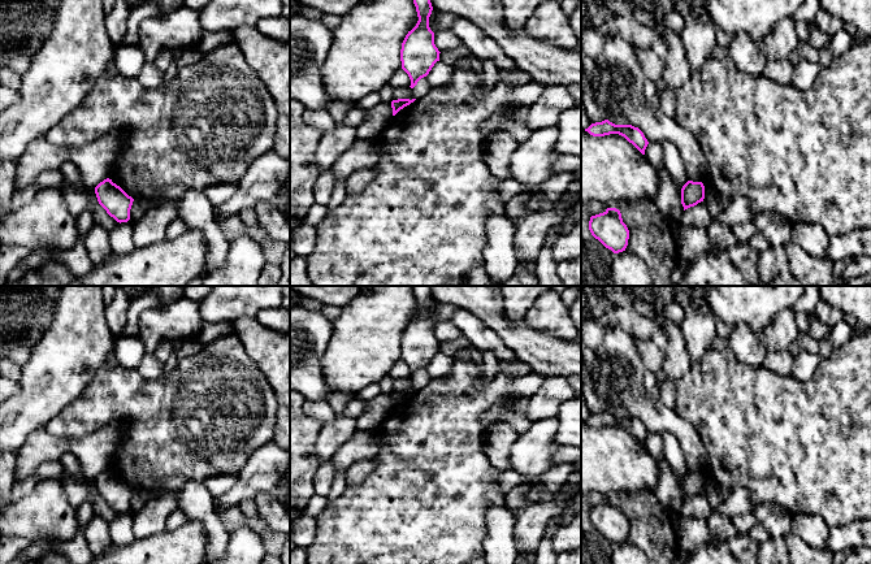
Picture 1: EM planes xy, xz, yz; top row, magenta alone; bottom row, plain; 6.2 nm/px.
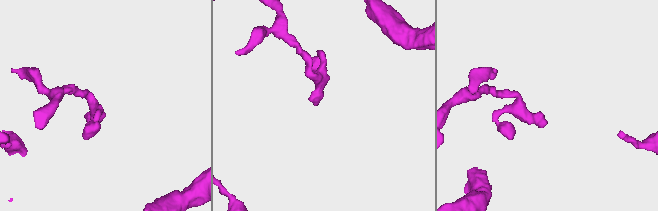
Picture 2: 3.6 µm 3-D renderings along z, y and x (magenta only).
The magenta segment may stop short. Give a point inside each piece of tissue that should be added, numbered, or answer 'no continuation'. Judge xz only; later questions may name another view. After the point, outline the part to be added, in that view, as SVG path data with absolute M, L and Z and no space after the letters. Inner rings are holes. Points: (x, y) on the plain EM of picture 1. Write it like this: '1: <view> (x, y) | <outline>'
no continuation

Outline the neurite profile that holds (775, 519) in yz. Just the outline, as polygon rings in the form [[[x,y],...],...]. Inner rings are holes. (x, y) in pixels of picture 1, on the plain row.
[[[754,504],[751,513],[772,538],[786,538],[790,534],[792,515],[777,504]]]

